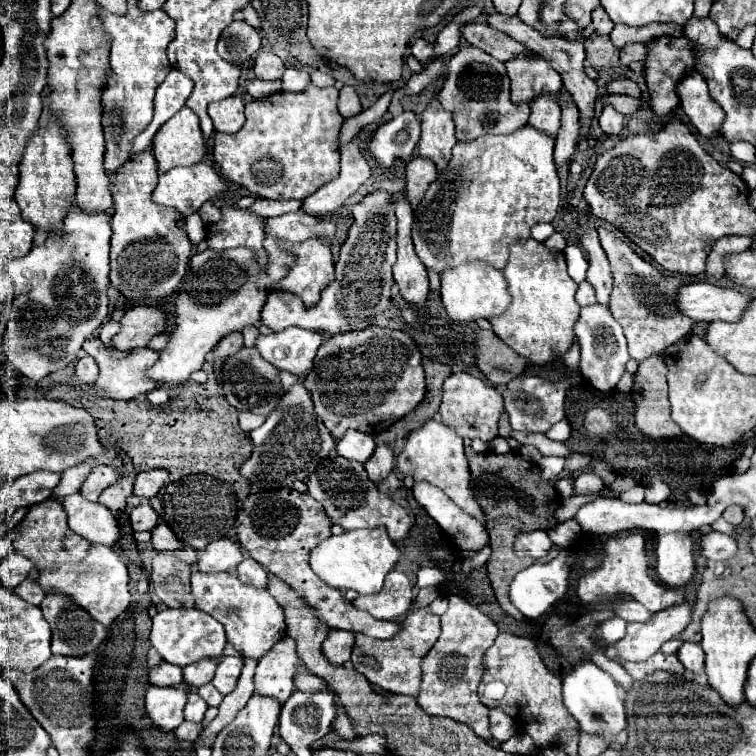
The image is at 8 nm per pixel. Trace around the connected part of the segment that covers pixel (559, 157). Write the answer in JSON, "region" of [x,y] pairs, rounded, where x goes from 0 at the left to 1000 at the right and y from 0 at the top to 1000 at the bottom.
{"region":[[[743,118],[741,120],[741,144],[743,144],[743,157],[741,157],[741,173],[735,181],[735,197],[733,197],[733,216],[735,221],[746,221],[754,216],[757,202],[765,192],[767,184],[767,163],[765,163],[765,142],[759,136],[759,128]]]}

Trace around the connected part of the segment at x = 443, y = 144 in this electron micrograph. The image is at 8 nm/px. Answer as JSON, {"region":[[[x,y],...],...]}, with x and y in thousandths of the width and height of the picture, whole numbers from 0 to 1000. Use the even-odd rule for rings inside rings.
{"region":[[[574,123],[556,155],[558,155],[558,181],[553,189],[553,202],[558,208],[571,210],[577,221],[585,224],[593,218],[595,200],[603,189],[598,149],[582,139],[579,123]]]}

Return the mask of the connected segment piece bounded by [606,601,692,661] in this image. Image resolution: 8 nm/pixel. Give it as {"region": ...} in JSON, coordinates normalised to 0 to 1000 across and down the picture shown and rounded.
{"region":[[[910,795],[870,808],[854,824],[833,824],[828,843],[802,858],[807,872],[854,874],[884,848],[897,843],[915,819],[915,803]]]}

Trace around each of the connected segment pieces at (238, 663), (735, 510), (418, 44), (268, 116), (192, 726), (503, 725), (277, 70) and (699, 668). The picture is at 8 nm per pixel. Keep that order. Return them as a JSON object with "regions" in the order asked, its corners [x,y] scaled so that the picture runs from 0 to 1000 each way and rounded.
{"regions":[[[[294,869],[291,877],[288,877],[288,885],[286,885],[286,893],[280,898],[283,909],[294,917],[294,919],[302,919],[304,914],[310,914],[312,909],[312,901],[320,890],[320,869]]],[[[966,668],[966,671],[955,679],[955,684],[958,684],[963,692],[968,692],[968,694],[979,694],[979,692],[984,689],[984,676],[981,676],[979,671],[974,671],[974,668]]],[[[550,52],[550,54],[545,57],[542,67],[545,67],[545,73],[548,73],[553,81],[561,81],[561,78],[566,78],[566,75],[574,70],[571,57],[566,57],[563,52]]],[[[407,112],[397,123],[370,120],[349,131],[331,131],[325,136],[325,163],[310,176],[283,176],[283,213],[299,239],[323,245],[336,261],[352,263],[397,263],[421,253],[426,245],[437,242],[450,229],[450,202],[447,202],[447,173],[455,155],[447,149],[447,118],[444,115],[418,115]]],[[[243,954],[235,964],[233,964],[233,975],[238,978],[238,980],[259,980],[262,978],[262,972],[265,972],[265,967],[267,967],[267,956],[249,956],[249,954]]],[[[661,935],[648,938],[648,970],[656,980],[672,980],[683,970],[683,954]]],[[[344,65],[336,81],[336,97],[341,104],[370,104],[376,97],[376,83],[357,65]]],[[[905,851],[902,858],[897,861],[897,872],[915,890],[921,890],[921,893],[931,890],[931,861],[929,861],[926,853],[921,853],[921,851]]]]}

